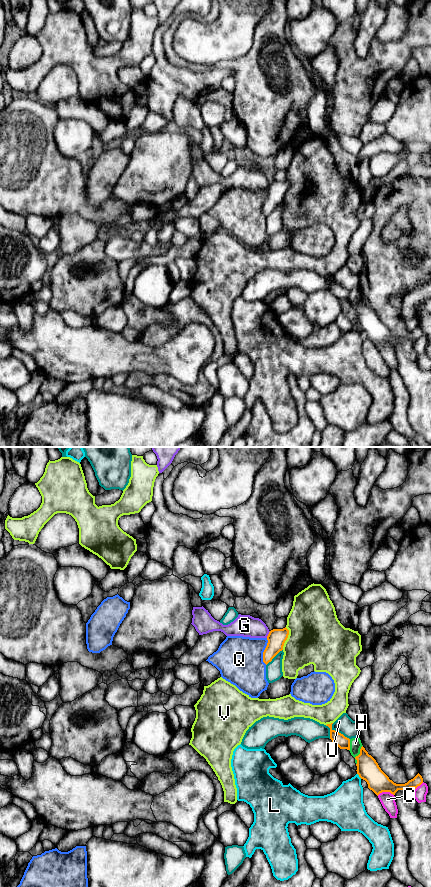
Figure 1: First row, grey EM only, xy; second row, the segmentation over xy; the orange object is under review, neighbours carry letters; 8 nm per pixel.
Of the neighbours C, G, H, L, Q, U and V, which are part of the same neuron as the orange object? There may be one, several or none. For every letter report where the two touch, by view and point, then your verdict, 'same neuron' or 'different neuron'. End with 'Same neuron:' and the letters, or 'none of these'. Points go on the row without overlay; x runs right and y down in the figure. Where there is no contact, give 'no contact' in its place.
C: xy (385, 343) | different neuron
G: xy (268, 186) | different neuron
H: xy (358, 307) | different neuron
L: xy (359, 328) | different neuron
Q: xy (264, 203) | different neuron
U: xy (336, 283) | different neuron
V: xy (287, 189) | different neuron
Same neuron: none of these

